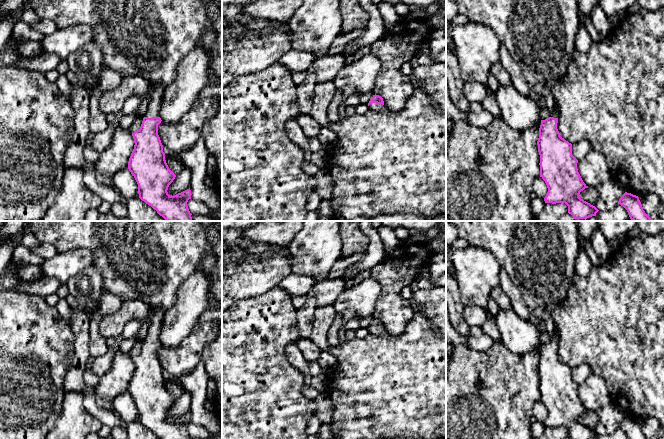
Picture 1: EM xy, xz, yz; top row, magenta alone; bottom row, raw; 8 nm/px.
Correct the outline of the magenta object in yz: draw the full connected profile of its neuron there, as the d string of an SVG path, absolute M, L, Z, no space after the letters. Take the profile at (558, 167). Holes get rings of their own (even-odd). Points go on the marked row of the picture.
M556 104L551 116L541 120L539 128L539 138L537 141L540 155L540 177L545 181L548 192L544 198L545 203L565 203L568 206L568 213L574 219L587 219L596 216L599 211L595 206L579 197L581 191L588 186L583 182L578 169L578 160L572 155L572 144L560 136L557 129L559 117L559 107Z

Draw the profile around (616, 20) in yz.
M622 11L619 14L610 18L611 29L617 28L626 18L627 12Z

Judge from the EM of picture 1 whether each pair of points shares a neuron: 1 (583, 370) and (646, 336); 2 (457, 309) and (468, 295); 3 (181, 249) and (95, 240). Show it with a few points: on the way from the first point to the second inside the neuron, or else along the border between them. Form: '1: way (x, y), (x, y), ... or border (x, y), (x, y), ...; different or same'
1: border (572, 368), (580, 364), (586, 364), (592, 372); different
2: border (456, 280), (459, 286), (459, 298), (464, 305); different
3: way (160, 242), (116, 240); same

